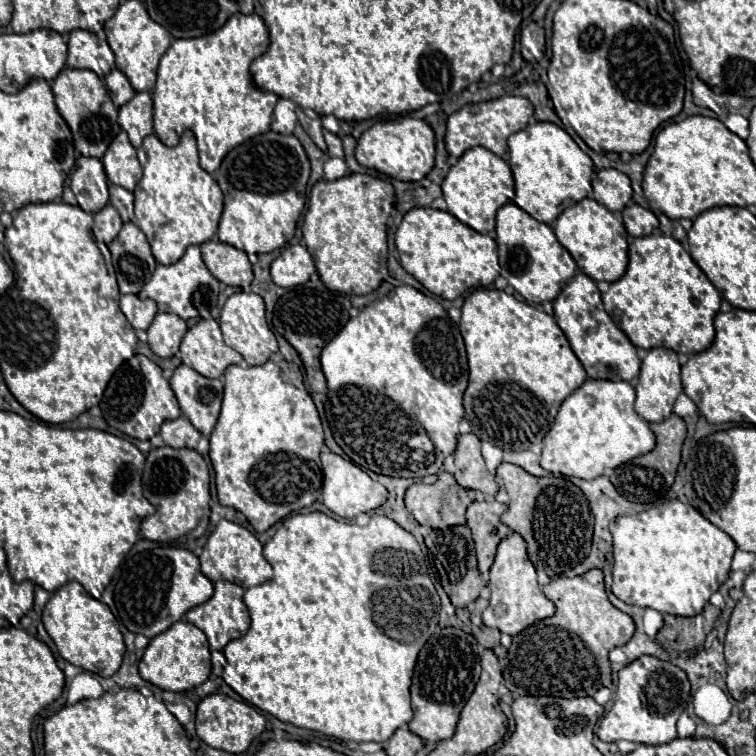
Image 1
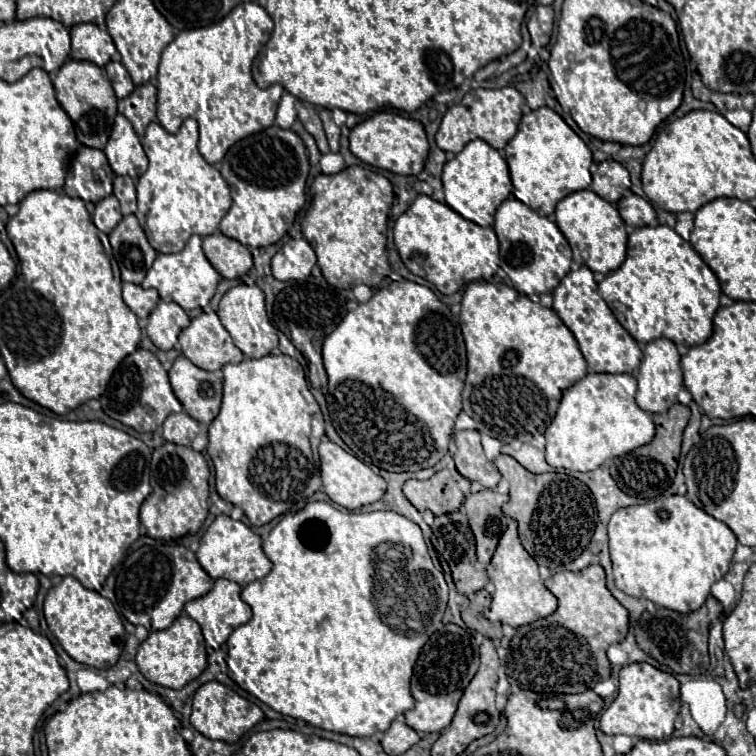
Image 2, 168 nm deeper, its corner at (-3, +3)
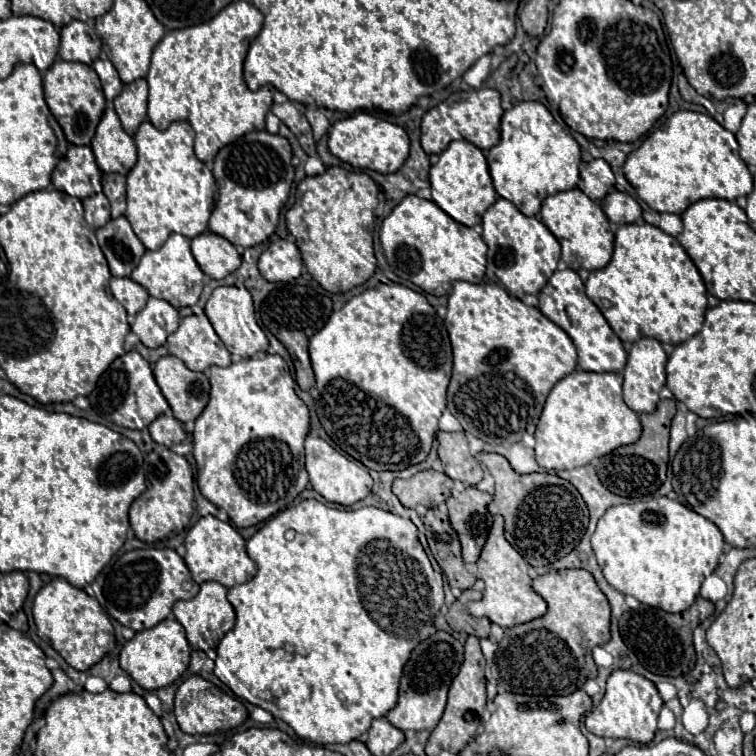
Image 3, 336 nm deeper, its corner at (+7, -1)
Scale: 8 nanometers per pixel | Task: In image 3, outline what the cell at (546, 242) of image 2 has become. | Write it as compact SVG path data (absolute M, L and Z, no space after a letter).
M497 199L483 215L483 241L487 243L487 269L491 269L505 285L511 297L523 299L529 293L539 293L555 273L561 245L555 235L537 219L523 215L511 201Z

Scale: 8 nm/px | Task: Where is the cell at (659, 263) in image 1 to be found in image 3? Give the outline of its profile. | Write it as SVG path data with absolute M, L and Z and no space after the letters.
M649 223L617 227L613 257L607 267L589 275L585 293L623 343L645 335L679 345L699 333L707 311L707 289L695 263L675 237Z

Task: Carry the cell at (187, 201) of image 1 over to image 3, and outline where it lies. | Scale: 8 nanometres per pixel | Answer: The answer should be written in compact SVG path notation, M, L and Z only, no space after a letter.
M143 121L137 135L133 137L135 145L137 145L139 161L127 175L127 213L125 213L125 217L131 223L135 235L141 239L141 243L149 251L157 251L171 233L181 233L181 235L193 239L207 231L207 223L215 209L219 191L217 191L217 183L213 179L213 173L193 153L193 137L195 137L195 133L187 121L175 121L165 131L159 131L149 121Z

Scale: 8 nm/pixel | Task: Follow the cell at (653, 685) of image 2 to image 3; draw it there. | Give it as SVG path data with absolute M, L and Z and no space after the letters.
M613 671L607 679L607 691L603 701L591 709L585 717L585 727L597 737L629 739L635 743L651 743L657 731L657 717L663 707L663 699L657 687L635 671Z

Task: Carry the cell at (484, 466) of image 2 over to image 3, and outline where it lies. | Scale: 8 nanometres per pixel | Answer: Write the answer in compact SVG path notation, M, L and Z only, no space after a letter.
M463 431L459 433L437 433L439 441L439 459L445 467L445 473L455 481L465 481L469 485L477 485L483 479L483 467L469 453L467 437Z

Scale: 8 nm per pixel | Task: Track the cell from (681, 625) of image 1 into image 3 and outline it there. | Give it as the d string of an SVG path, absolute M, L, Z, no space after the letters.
M698 597L694 604L682 613L665 613L653 607L641 607L637 611L623 613L619 621L619 631L625 645L637 655L639 663L657 675L687 675L695 667L695 649L691 632L701 622L710 617L715 610L714 604L702 597Z

